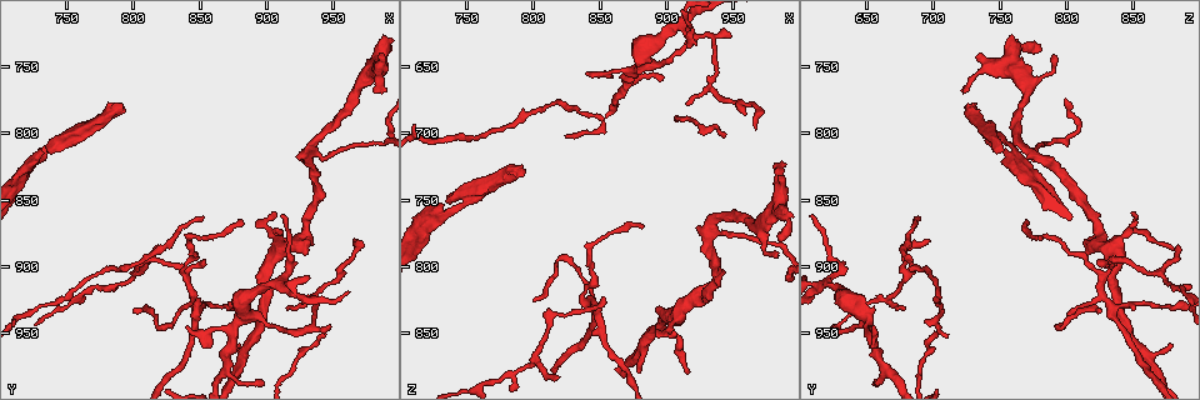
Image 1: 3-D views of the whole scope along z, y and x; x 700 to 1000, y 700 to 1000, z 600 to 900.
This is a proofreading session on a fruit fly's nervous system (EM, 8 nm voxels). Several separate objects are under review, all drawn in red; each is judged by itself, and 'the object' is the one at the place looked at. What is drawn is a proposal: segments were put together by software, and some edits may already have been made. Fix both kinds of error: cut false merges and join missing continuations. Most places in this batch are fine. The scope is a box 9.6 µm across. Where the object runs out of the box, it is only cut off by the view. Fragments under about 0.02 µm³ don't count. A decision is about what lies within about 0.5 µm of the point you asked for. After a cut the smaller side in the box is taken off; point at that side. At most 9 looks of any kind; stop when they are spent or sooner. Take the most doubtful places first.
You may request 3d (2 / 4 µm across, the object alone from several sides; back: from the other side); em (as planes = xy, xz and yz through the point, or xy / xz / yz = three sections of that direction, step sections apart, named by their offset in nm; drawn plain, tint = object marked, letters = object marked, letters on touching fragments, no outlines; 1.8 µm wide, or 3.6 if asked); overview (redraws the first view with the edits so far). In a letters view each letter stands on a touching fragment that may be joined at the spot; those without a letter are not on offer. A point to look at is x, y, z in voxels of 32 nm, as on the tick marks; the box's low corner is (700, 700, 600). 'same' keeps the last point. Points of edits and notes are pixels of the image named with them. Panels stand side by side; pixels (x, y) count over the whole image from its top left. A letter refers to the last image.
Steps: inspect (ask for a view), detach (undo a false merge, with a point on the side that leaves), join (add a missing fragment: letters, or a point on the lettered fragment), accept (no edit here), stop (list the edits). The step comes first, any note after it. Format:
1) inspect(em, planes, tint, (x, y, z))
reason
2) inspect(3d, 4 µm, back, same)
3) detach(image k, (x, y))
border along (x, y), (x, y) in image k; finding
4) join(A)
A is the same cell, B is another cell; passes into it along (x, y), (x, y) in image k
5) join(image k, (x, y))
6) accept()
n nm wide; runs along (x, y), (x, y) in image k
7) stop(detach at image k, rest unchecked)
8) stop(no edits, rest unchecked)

inspect(em, planes, letters, (882, 934, 646))
side arm on a straight run

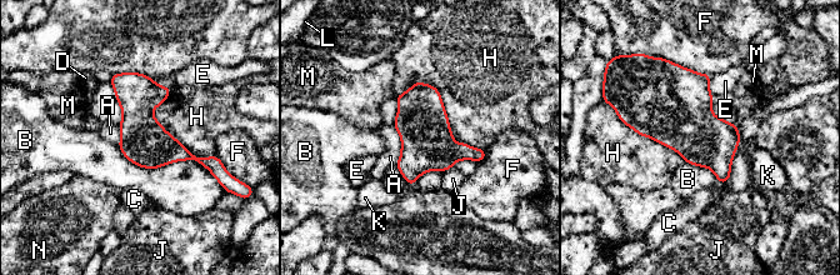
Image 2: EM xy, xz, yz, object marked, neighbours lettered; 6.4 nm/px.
accept()
300 nm wide; A, B, C, D, E, F, H, J, K, L, M and N are other cells; runs along (114, 79), (171, 150), (210, 163) in image 2; one neuron here

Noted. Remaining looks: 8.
inspect(em, 3.6 µm, planes, letters, (736, 814, 762))
narrows sharply

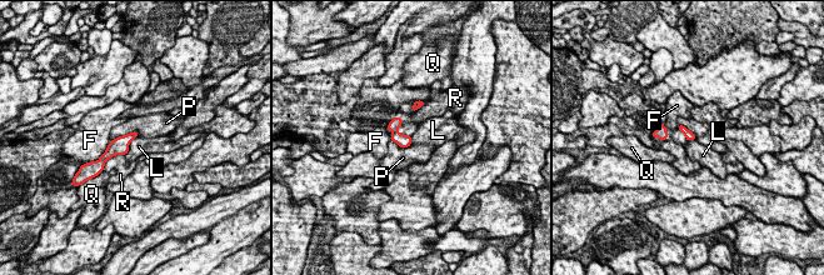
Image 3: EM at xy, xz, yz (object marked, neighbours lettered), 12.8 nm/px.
accept()
F, L, P, Q and R are other cells; border along (138, 136), (130, 141), (125, 155) in image 3; all the same neuron

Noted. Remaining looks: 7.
inspect(em, planes, letters, (932, 812, 768))
branch point

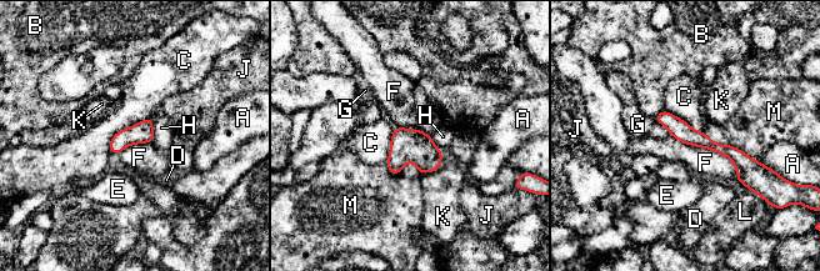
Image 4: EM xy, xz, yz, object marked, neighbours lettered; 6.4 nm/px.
accept()
A, B, C, D, E, F, G, H, J, K, L and M are other cells; border along (669, 133), (725, 155), (736, 179) in image 4; all the same neuron

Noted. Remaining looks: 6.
inspect(em, 3.6 µm, planes, tint, (790, 780, 724))
branch stops here

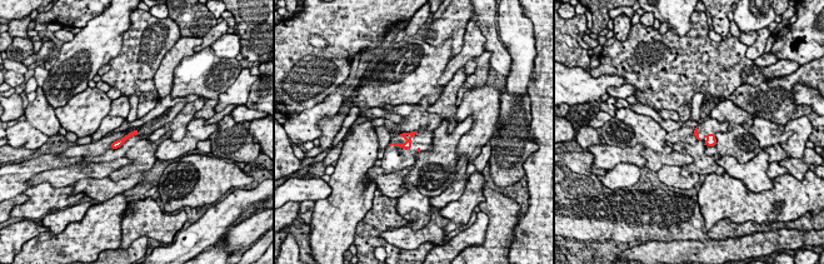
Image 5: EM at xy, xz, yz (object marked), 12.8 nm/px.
inspect(em, 3.6 µm, planes, letters, same)
what lies round it

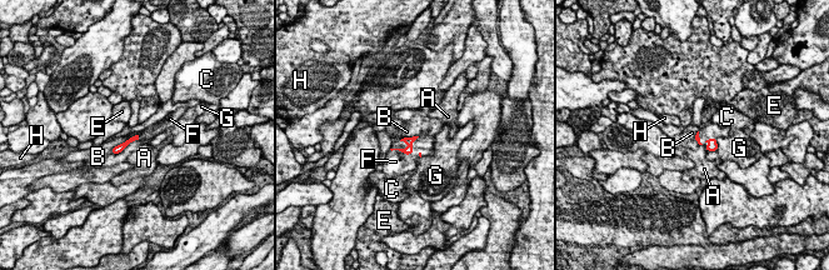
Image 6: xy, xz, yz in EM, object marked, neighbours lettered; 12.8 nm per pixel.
join(F)
F is the same cell, A, B, C, E, G and H are other cells; passes into it along (408, 140), (410, 154), (396, 163) in image 6; it goes on there

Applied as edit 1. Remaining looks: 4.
stop(join at image 6, rest unchecked)

